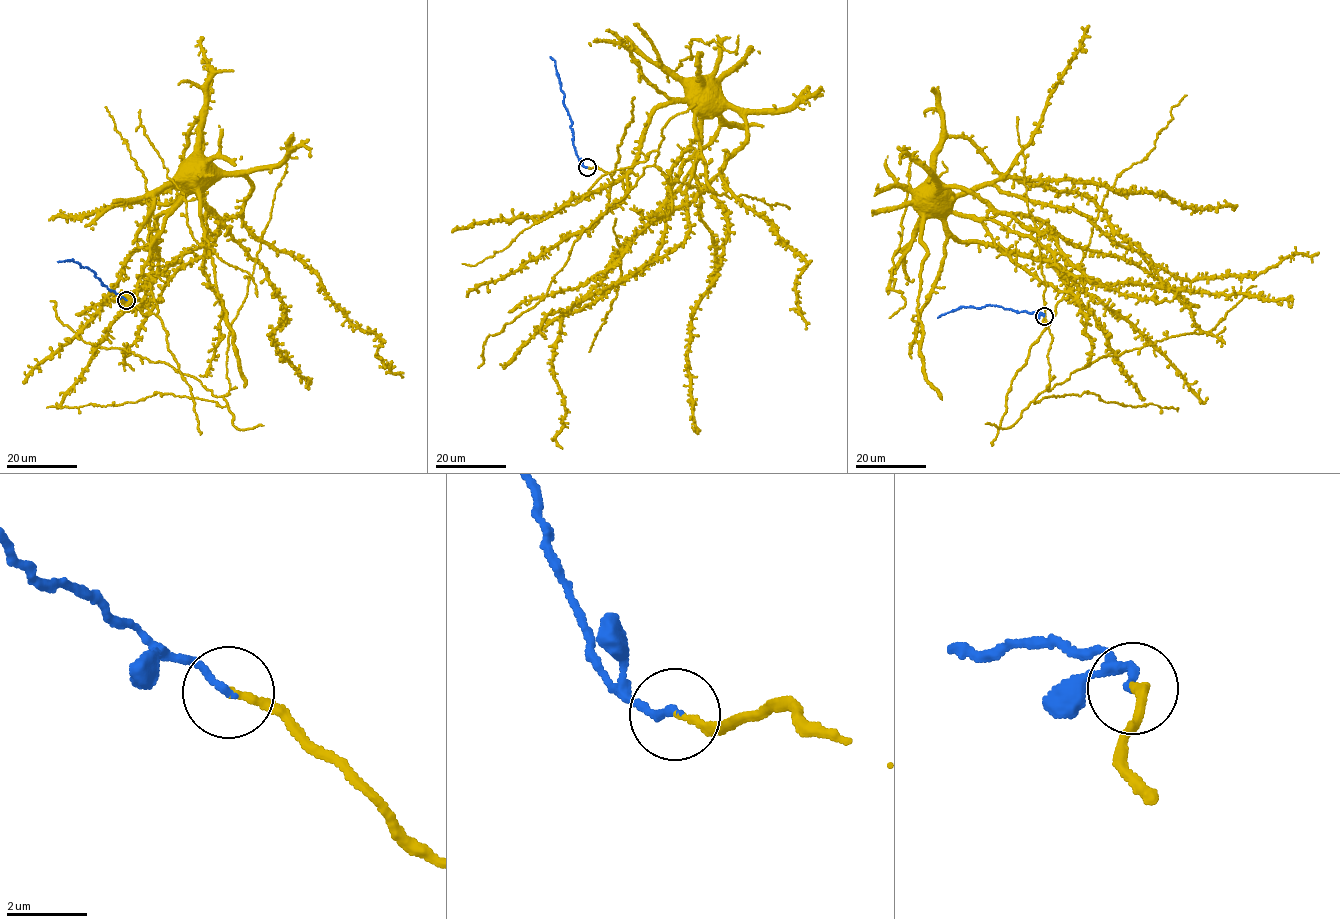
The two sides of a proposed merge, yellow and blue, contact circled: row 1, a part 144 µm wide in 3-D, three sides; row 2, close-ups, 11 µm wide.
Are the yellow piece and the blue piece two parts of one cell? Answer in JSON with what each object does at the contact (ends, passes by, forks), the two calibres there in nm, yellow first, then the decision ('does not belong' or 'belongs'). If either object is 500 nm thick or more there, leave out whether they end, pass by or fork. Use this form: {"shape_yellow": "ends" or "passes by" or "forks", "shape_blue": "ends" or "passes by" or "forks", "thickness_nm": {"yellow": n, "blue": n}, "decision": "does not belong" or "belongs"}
{"shape_yellow": "ends", "shape_blue": "ends", "thickness_nm": {"yellow": 170, "blue": 190}, "decision": "belongs"}

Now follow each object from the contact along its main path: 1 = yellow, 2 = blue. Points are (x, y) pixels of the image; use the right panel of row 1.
1: (1044, 316), (1046, 326), (1072, 285), (1067, 273), (1048, 260), (960, 241), (921, 195)
2: (1044, 316), (1038, 312), (1016, 312), (991, 305), (960, 307), (938, 317)

